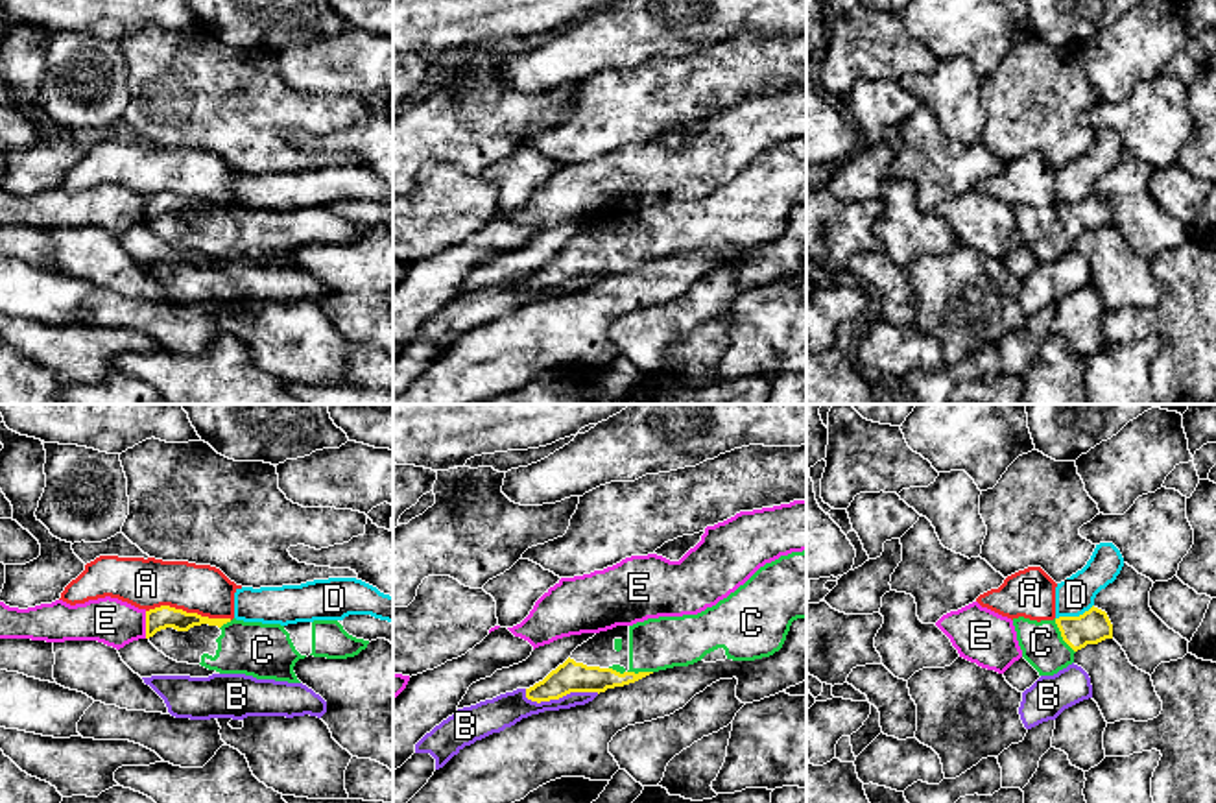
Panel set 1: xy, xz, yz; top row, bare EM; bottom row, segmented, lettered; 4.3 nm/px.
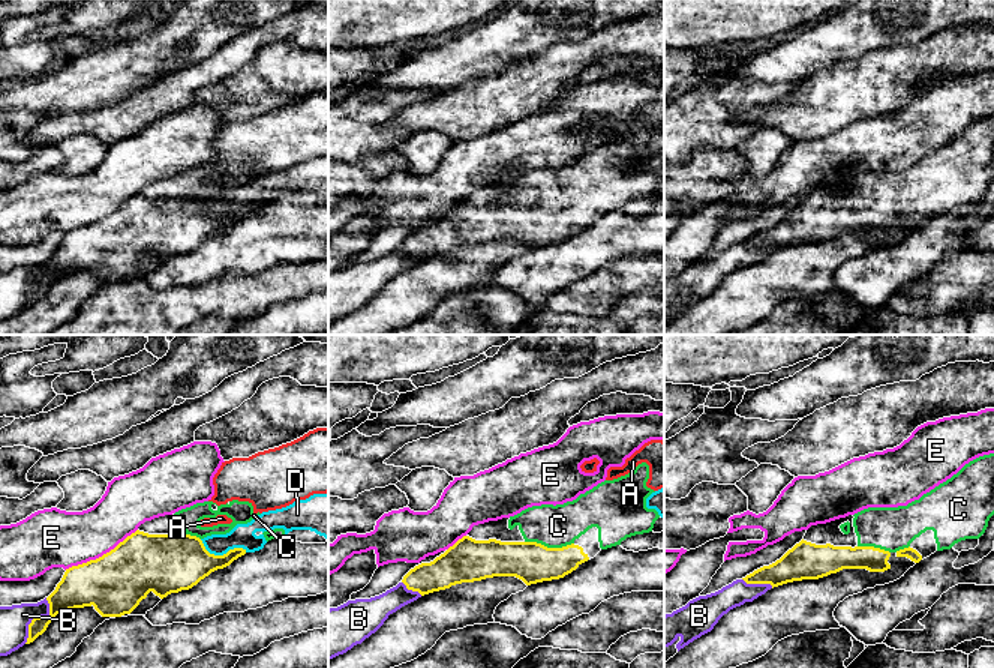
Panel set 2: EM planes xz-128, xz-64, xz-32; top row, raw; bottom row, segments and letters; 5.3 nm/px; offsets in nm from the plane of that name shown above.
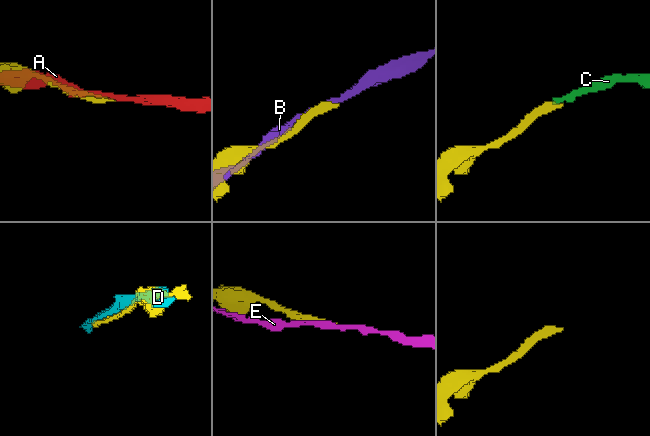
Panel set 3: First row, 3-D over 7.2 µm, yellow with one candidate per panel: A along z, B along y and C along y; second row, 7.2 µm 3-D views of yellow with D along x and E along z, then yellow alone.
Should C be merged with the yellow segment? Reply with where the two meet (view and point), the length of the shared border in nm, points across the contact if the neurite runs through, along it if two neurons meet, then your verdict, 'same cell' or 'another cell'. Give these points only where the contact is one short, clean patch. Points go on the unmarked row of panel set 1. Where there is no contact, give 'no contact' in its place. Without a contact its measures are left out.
meets yellow in yz at (1061, 222); contact 180 nm long; runs through yz (1093, 213), (1061, 222), (1054, 229), (1041, 229); same cell

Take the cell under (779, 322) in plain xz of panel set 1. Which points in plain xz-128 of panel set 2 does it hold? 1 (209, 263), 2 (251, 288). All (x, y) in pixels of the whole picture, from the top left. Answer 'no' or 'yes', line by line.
1: no
2: yes

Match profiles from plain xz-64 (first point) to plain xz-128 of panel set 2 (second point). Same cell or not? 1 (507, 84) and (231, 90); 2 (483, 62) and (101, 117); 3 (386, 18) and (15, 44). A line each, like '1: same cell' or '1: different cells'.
1: different cells
2: different cells
3: different cells

